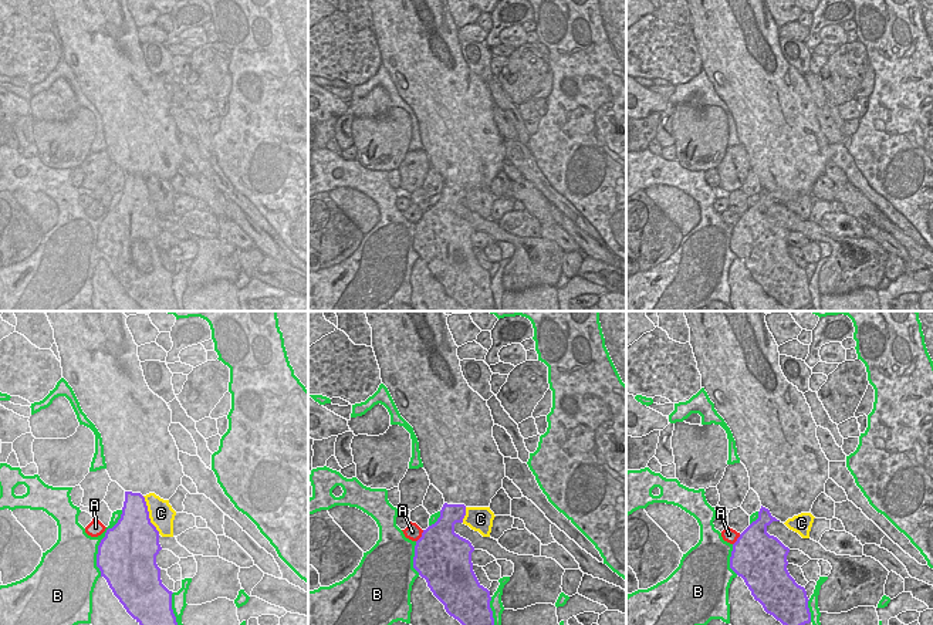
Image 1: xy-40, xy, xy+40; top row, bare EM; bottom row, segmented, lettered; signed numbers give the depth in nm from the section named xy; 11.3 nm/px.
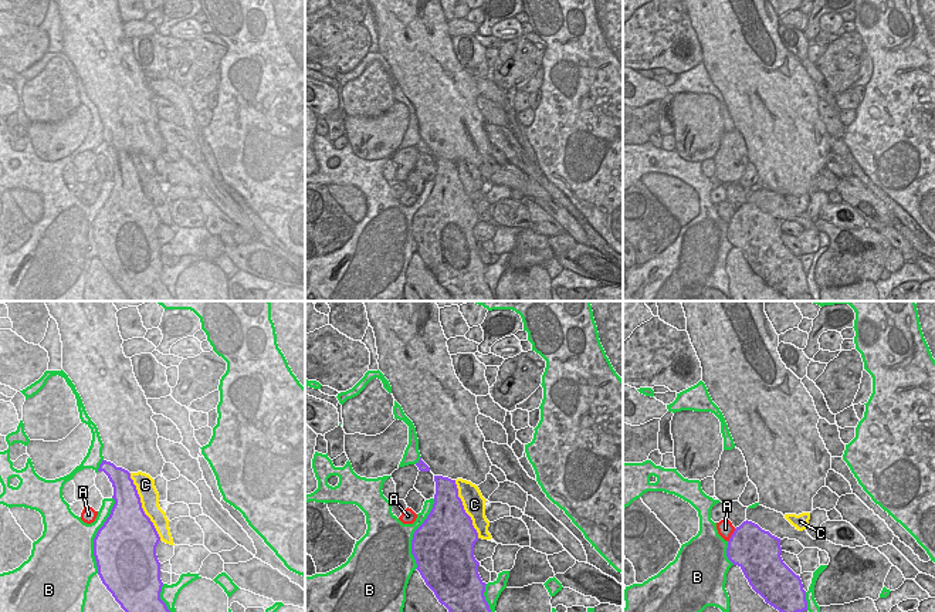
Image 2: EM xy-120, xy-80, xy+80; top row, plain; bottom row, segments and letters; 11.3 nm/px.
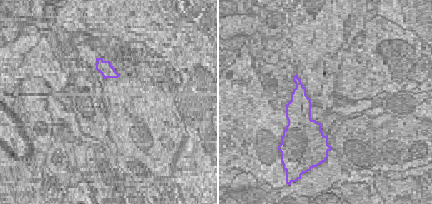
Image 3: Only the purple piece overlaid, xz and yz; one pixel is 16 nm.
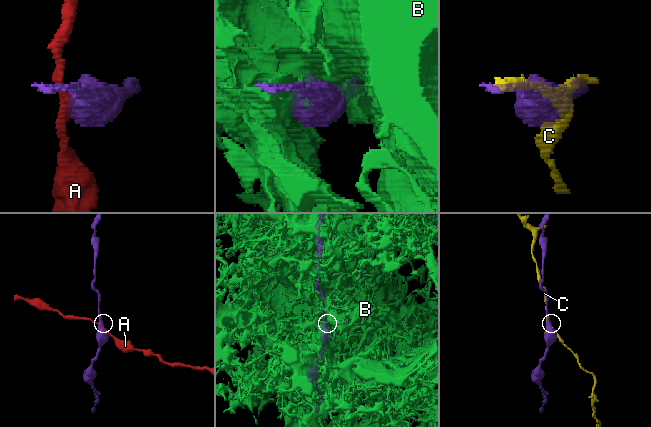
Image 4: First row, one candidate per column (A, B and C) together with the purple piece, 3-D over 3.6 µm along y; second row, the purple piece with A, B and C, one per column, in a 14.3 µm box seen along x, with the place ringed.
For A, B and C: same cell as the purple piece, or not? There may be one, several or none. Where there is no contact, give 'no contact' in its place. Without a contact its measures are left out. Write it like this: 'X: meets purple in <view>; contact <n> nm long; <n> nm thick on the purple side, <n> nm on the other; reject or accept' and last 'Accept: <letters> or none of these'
A: meets purple in xy; contact 170 nm long; 500 nm thick on the purple side, 180 nm on the other; reject
B: meets purple in xy-40; contact 800 nm long; 500 nm thick on the purple side, 400 nm on the other; reject
C: meets purple in xy-40; contact 480 nm long; 440 nm thick on the purple side, 280 nm on the other; reject
Accept: none of these

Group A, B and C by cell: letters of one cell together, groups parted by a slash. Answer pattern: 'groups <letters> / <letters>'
groups A / B / C

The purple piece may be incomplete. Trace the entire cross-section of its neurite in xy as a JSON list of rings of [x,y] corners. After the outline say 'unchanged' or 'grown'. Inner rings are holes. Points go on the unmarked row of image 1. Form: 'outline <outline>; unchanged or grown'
outline [[[443,186],[437,203],[416,223],[413,250],[466,311],[489,311],[494,310],[490,273],[473,253],[474,229],[454,214],[454,206],[463,205],[464,197],[464,186]]]; unchanged

